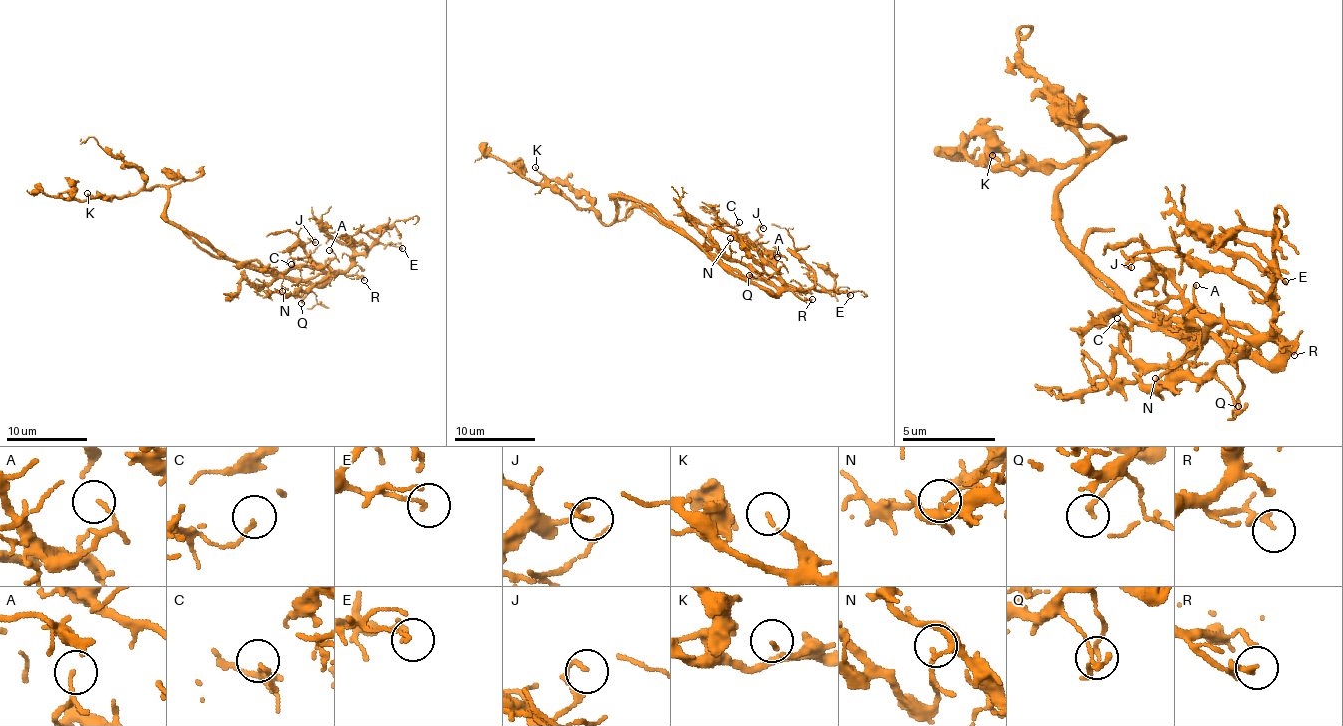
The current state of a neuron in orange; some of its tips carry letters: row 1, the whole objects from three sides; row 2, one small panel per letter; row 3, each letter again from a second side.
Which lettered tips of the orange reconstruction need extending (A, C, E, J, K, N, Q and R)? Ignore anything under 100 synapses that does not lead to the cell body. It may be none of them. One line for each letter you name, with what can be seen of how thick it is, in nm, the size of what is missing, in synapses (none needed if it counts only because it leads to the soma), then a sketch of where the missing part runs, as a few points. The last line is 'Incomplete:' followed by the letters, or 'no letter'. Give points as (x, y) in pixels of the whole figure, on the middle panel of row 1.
Incomplete: no letter

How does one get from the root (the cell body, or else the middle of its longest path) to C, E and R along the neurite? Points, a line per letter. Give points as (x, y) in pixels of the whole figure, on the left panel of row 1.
C: (217, 254), (278, 272), (284, 272), (291, 264)
E: (217, 254), (278, 272), (299, 266), (345, 270), (356, 256), (366, 254), (376, 244), (402, 248)
R: (217, 254), (262, 268), (272, 268), (293, 280), (315, 278), (319, 274), (352, 274), (364, 280)

